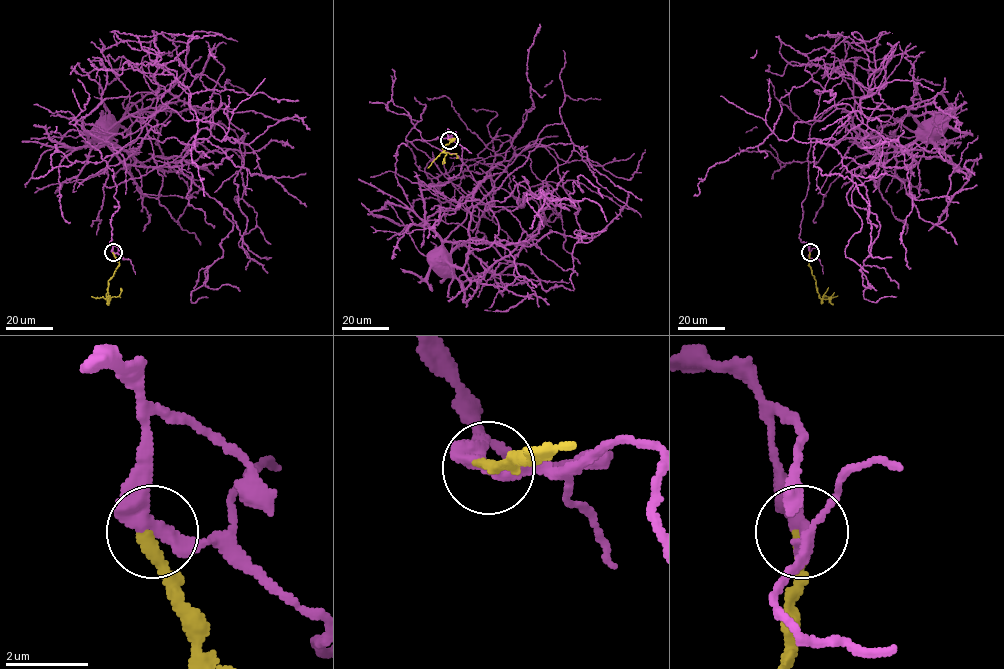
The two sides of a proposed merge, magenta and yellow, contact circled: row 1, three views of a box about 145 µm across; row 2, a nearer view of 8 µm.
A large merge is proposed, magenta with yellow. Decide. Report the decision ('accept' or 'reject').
reject

